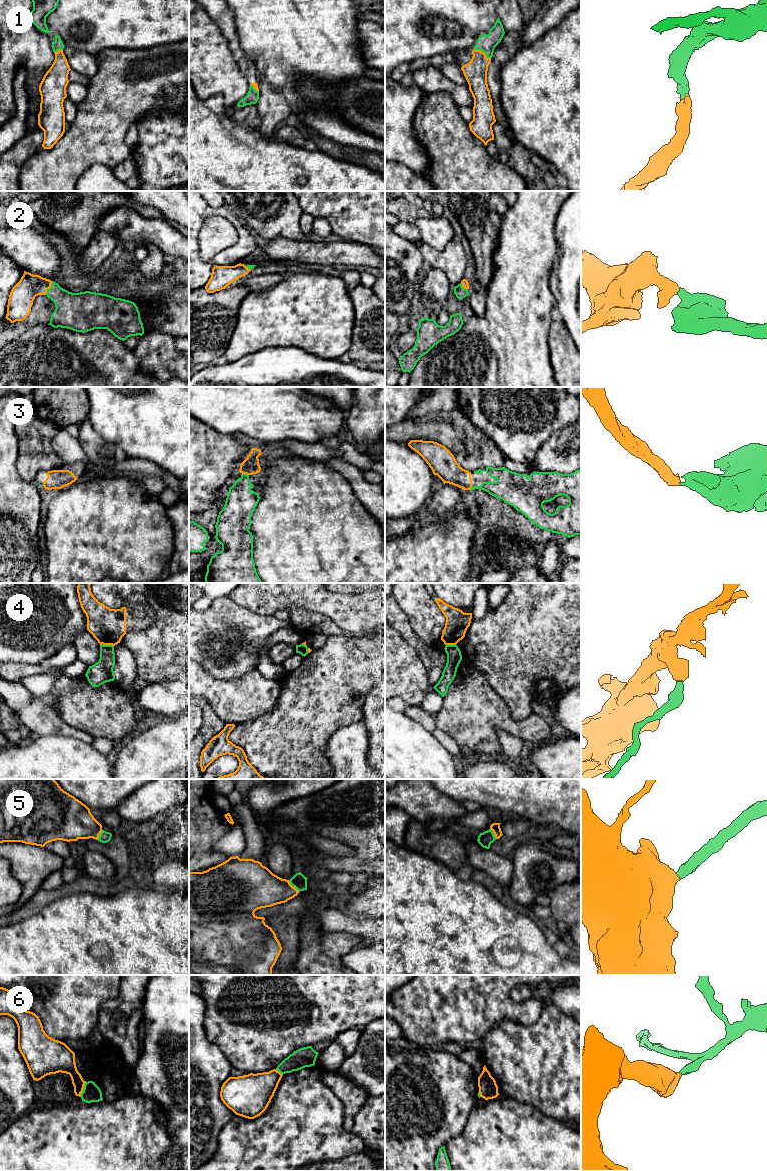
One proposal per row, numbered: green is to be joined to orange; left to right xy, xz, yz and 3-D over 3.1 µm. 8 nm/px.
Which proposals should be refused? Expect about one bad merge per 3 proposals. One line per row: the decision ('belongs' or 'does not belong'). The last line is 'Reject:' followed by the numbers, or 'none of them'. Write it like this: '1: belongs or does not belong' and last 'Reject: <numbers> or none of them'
1: belongs
2: belongs
3: belongs
4: does not belong
5: belongs
6: does not belong
Reject: 4, 6

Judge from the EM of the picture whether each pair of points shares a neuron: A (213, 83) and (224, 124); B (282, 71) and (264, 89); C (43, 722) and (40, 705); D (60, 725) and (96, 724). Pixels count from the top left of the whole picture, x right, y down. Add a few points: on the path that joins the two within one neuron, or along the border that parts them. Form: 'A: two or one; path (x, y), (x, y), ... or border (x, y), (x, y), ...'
A: two; border (199, 97), (221, 95), (224, 105), (229, 110)
B: two; border (256, 82), (260, 79), (265, 79), (286, 99)
C: one; path (41, 718), (40, 709)
D: two; border (55, 706), (56, 712), (65, 722), (90, 735)

